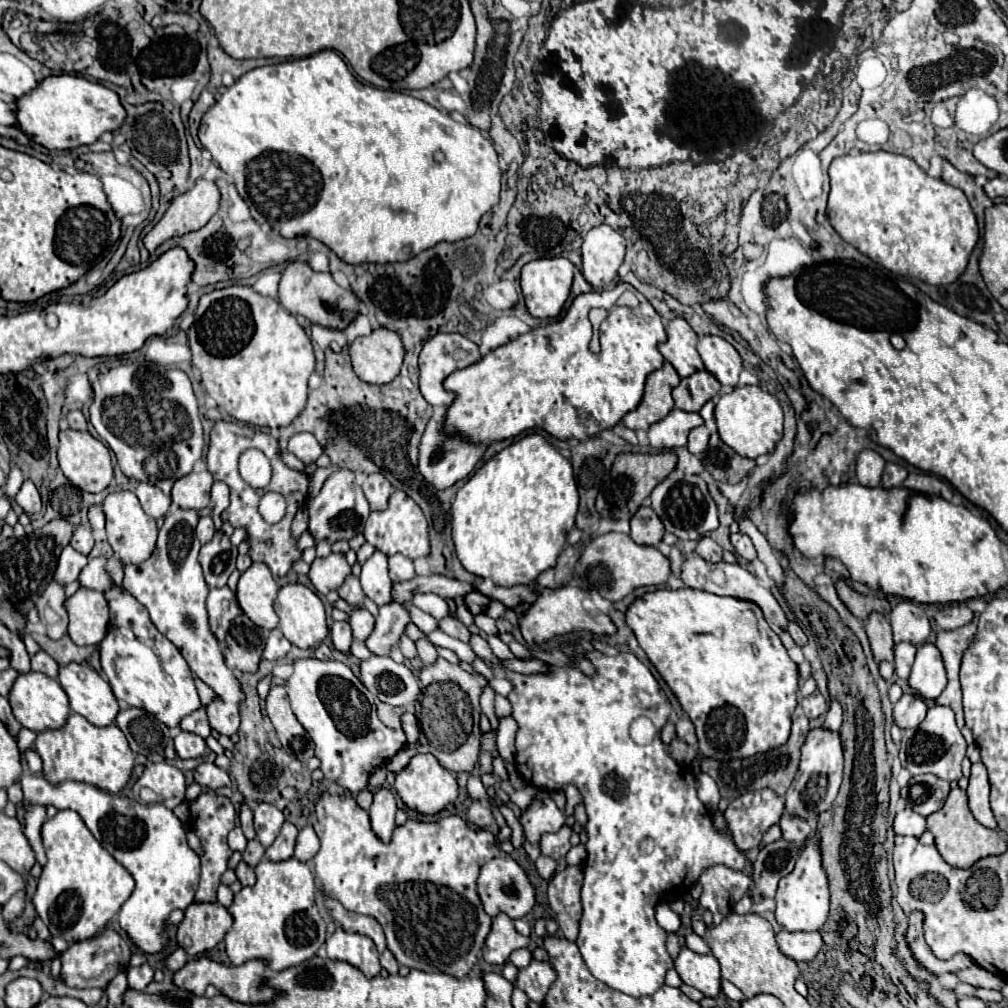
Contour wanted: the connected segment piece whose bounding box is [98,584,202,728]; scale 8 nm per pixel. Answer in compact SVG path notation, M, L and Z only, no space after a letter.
M112 584L110 590L104 592L104 598L110 608L110 626L106 638L98 646L98 652L102 670L116 700L122 706L144 708L170 728L178 726L184 716L202 708L184 656L168 638L154 630L154 624L146 614L146 606L142 606L126 588Z

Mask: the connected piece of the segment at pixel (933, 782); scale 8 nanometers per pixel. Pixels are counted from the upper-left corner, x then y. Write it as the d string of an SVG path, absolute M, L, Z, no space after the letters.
M922 774L910 778L908 786L902 790L902 798L908 802L908 808L926 818L942 808L948 792L950 792L950 782L934 774Z

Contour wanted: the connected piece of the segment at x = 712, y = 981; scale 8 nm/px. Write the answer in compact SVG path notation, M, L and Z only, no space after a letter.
M680 950L674 958L674 968L684 984L694 986L704 996L716 998L720 994L720 966L712 954Z

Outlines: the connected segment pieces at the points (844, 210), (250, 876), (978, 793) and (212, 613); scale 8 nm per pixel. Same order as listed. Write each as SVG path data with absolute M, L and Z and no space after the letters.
M858 152L834 158L830 164L830 196L826 214L842 240L852 244L870 260L894 274L918 278L936 286L954 282L966 270L968 256L980 238L976 216L962 190L938 178L930 178L912 158L890 152Z
M240 862L240 864L238 864L238 868L236 868L236 876L238 876L238 880L240 880L242 886L252 886L252 884L256 882L256 878L254 878L254 870L252 870L246 862Z
M982 762L972 764L972 774L970 774L970 784L968 784L968 806L972 816L986 828L996 828L996 820L992 816L990 810L990 802L988 802L988 794L990 794L990 786L988 786L988 772L986 766Z
M224 586L224 588L214 588L208 594L208 616L210 616L210 626L214 636L224 642L224 636L232 624L232 620L240 614L240 604L236 600L236 594Z

